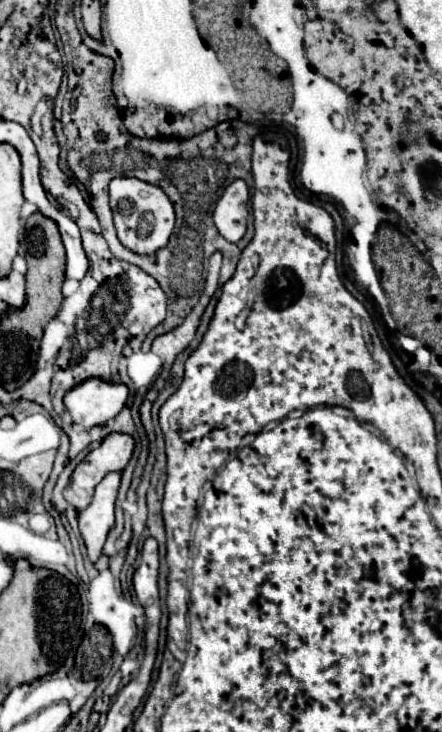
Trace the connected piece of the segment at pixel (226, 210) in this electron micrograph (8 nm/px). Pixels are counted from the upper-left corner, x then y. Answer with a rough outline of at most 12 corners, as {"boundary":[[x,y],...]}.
{"boundary":[[233,181],[217,201],[213,219],[231,243],[245,235],[249,191]]}

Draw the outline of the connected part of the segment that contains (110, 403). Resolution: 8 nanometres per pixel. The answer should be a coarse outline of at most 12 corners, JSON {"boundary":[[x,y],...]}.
{"boundary":[[85,381],[65,395],[73,423],[105,425],[127,401],[125,385]]}

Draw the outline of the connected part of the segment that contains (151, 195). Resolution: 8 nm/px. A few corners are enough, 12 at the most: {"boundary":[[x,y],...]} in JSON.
{"boundary":[[109,183],[117,237],[151,255],[169,243],[173,203],[159,187]]}

